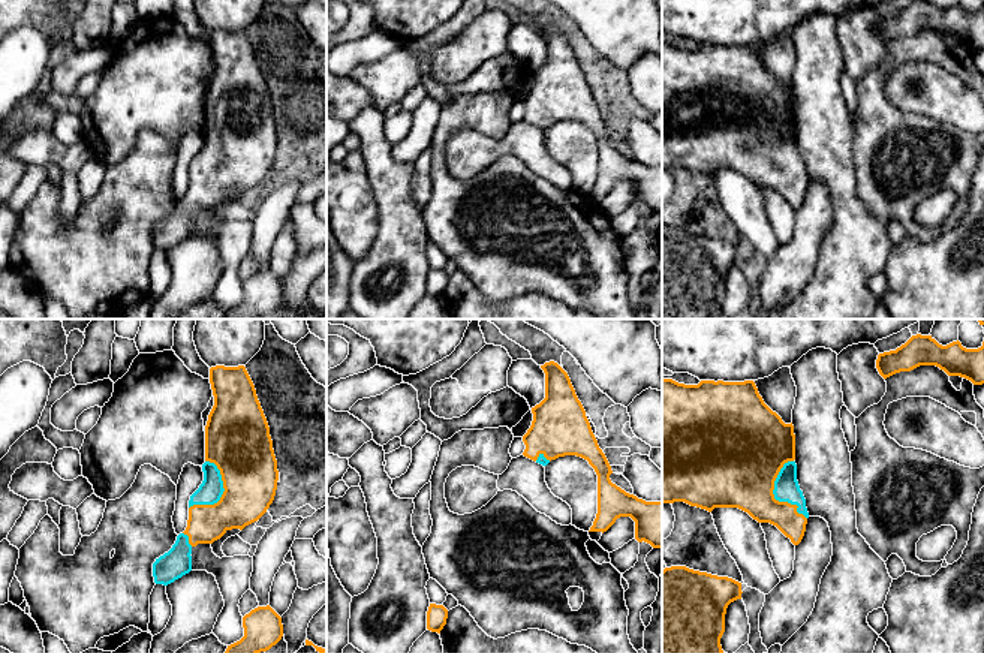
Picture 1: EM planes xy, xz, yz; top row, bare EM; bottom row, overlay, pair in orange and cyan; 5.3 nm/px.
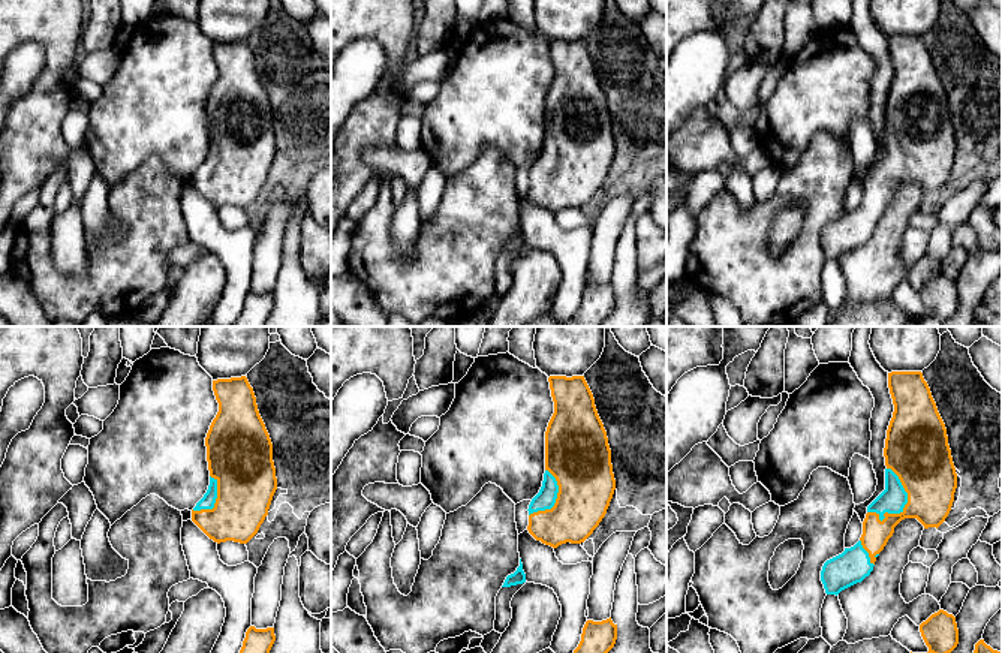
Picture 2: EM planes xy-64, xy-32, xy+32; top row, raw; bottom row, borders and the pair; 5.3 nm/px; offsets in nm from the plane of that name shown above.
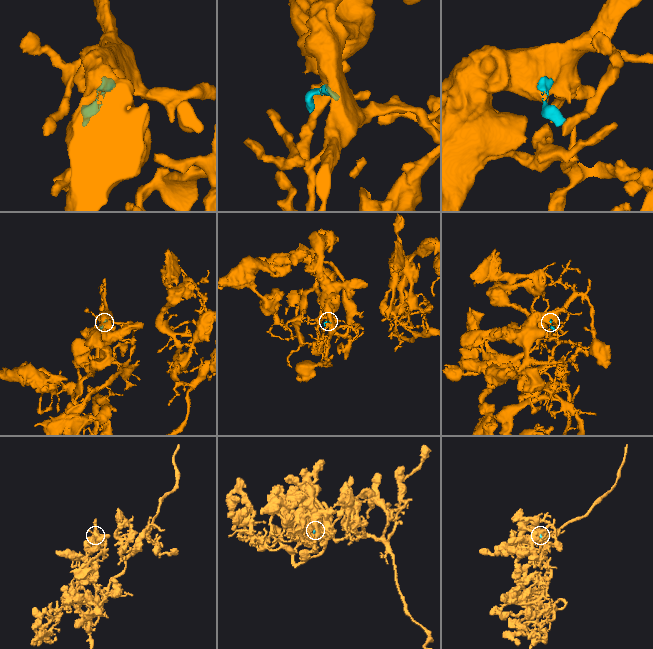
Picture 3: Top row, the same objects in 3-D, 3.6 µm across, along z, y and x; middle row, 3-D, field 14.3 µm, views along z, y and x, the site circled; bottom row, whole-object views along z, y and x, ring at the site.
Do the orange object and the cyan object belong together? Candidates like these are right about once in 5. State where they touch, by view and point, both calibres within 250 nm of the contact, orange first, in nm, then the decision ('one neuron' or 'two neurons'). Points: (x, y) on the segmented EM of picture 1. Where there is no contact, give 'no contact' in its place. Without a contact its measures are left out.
meets orange in yz at (773, 497); 420 nm thick on the orange side, 140 nm on the other; one neuron

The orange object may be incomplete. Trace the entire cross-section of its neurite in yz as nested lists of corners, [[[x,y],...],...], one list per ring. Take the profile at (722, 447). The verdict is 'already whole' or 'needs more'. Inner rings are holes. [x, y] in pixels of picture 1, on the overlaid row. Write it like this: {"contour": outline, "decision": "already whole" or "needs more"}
{"contour": [[[662,379],[662,503],[684,502],[711,512],[714,508],[738,508],[758,523],[776,526],[794,545],[804,536],[809,512],[806,499],[797,481],[794,425],[785,424],[762,400],[753,380],[723,382],[701,380],[698,385],[684,385],[672,379]]], "decision": "needs more"}

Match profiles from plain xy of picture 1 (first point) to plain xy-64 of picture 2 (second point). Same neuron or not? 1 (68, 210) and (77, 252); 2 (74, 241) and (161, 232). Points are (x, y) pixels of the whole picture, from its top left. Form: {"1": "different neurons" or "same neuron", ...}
{"1": "same neuron", "2": "same neuron"}

